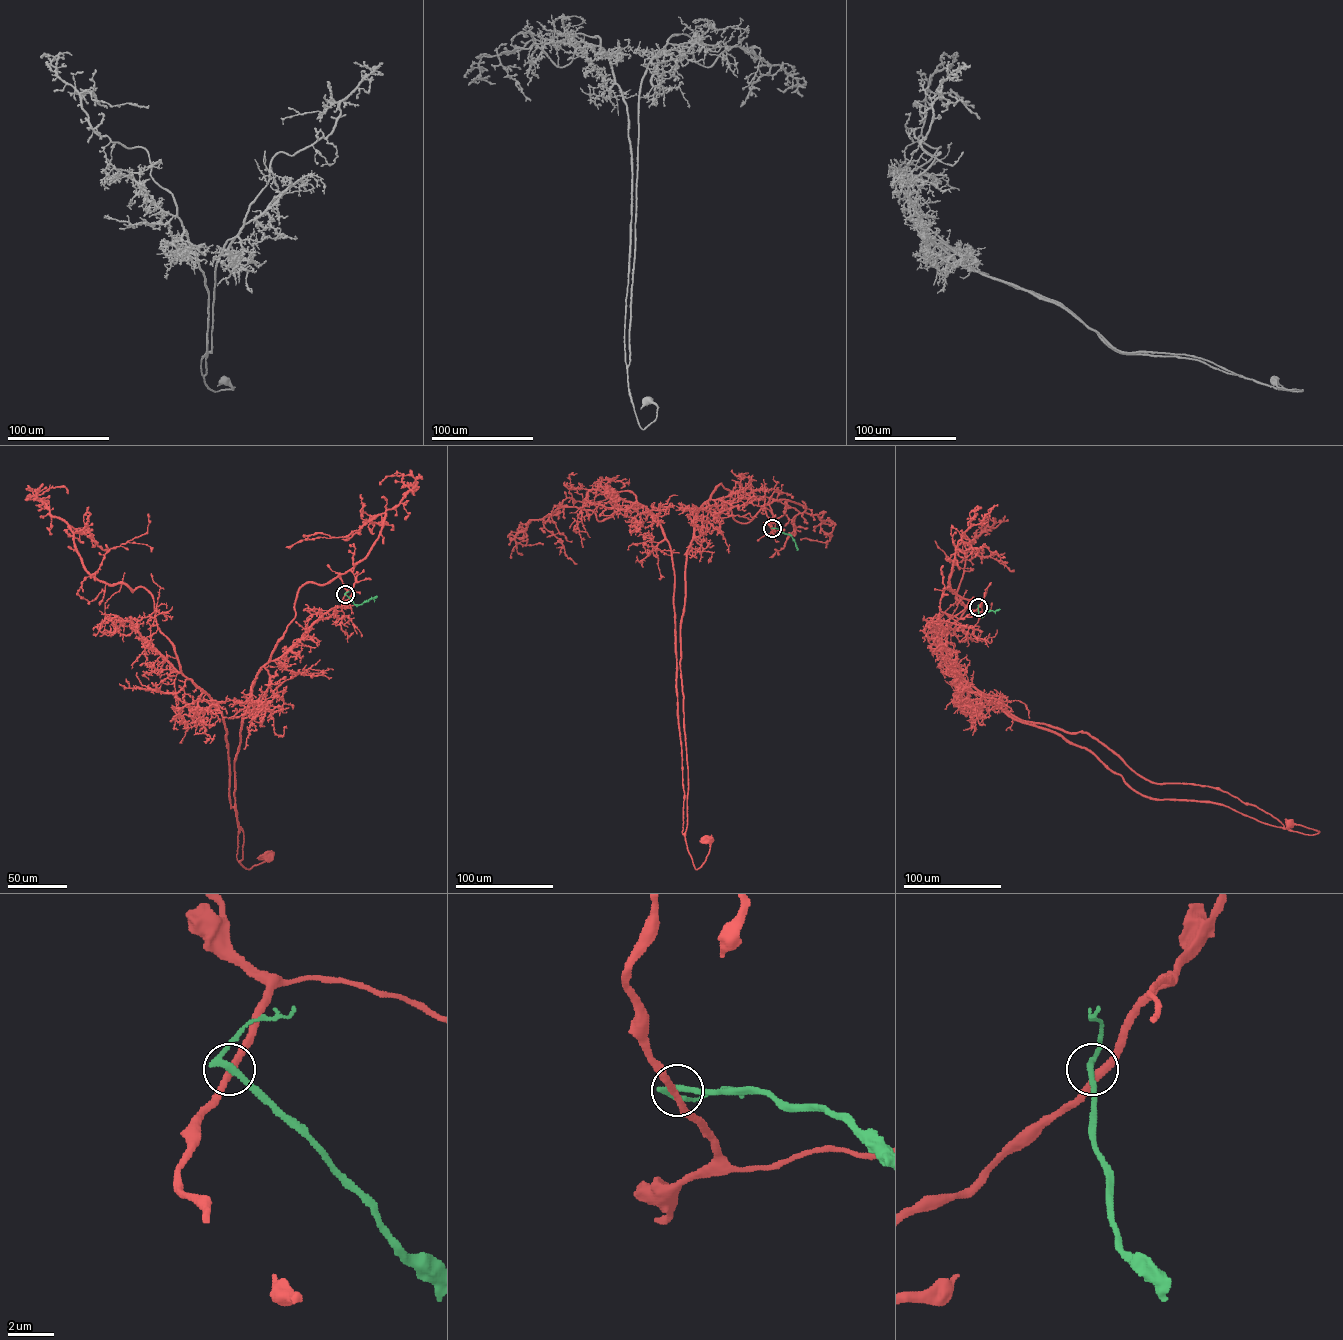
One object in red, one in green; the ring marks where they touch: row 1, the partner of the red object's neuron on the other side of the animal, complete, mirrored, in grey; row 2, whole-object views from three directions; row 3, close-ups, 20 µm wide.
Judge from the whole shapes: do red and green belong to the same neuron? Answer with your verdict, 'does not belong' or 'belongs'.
does not belong

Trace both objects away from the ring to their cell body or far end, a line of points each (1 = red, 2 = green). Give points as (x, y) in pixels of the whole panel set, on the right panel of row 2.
1: (978, 607), (943, 612), (944, 590), (973, 598), (933, 643), (1008, 714), (1145, 795), (1319, 831), (1289, 823)
2: (978, 607), (981, 616), (1000, 609)

